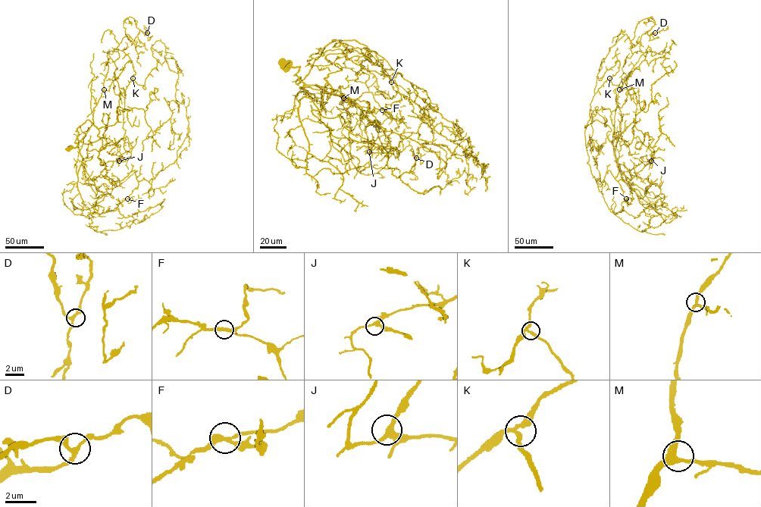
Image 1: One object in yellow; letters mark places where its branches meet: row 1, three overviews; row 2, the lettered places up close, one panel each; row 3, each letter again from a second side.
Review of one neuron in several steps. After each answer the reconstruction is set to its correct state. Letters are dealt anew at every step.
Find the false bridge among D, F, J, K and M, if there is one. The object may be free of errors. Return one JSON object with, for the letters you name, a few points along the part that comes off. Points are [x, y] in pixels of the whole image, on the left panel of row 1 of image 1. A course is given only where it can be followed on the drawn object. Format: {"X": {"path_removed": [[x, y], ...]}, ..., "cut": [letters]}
{"F": {"path_removed": [[127, 198], [137, 199], [138, 194]]}, "cut": ["F"]}

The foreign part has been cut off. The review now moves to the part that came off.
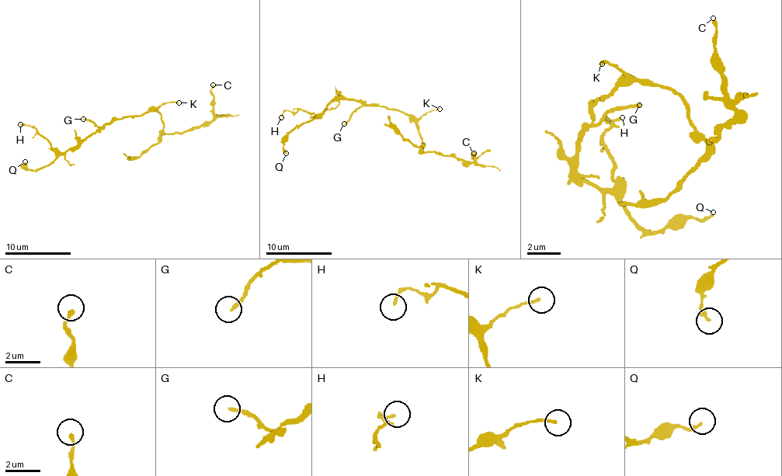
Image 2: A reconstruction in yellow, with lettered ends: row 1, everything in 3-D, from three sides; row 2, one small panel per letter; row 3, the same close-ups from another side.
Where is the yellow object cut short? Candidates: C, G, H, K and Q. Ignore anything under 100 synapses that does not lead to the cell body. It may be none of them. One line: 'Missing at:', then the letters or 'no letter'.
Missing at: no letter

